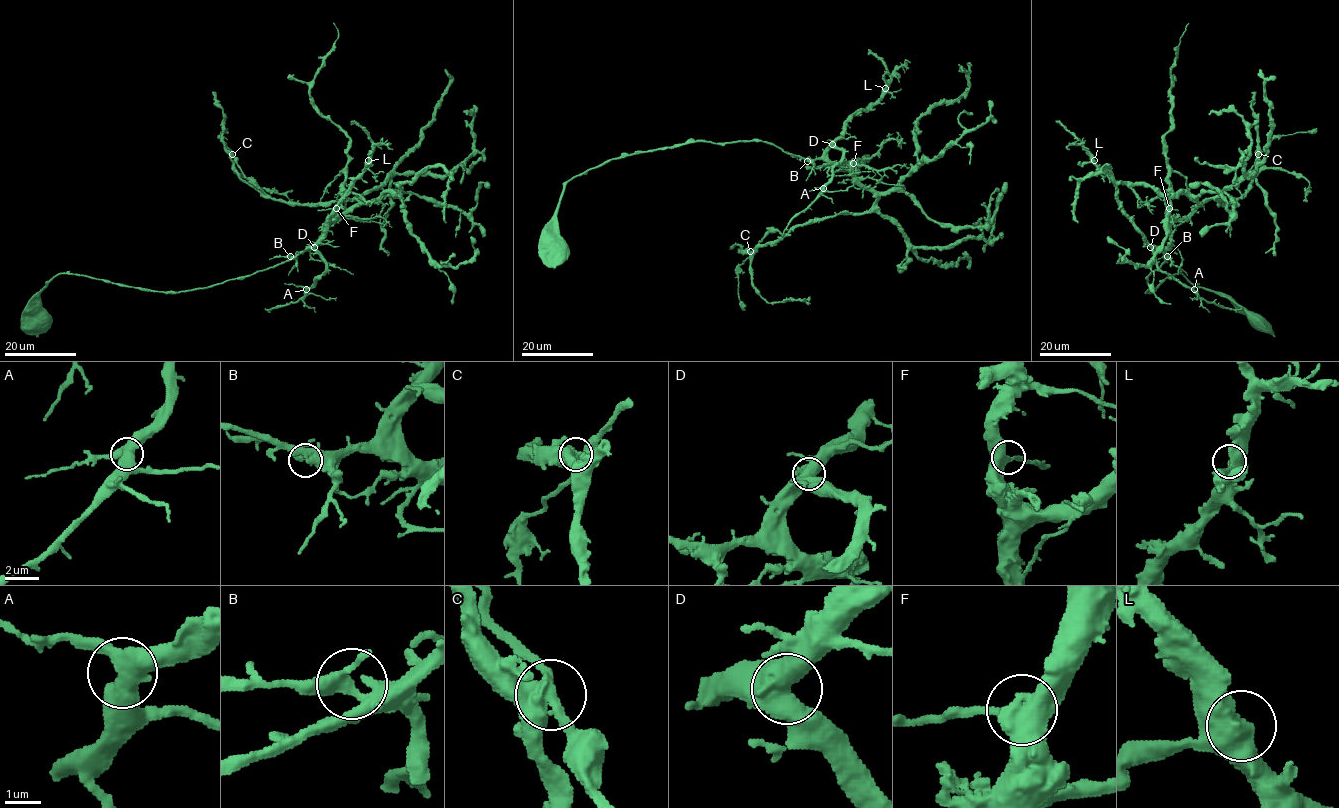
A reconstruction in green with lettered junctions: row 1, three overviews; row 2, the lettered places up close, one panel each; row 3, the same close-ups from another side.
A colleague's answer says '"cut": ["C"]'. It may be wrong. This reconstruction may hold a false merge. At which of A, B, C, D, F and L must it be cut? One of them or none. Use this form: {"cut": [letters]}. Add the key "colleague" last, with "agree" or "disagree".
{"cut": ["C"], "colleague": "agree"}

